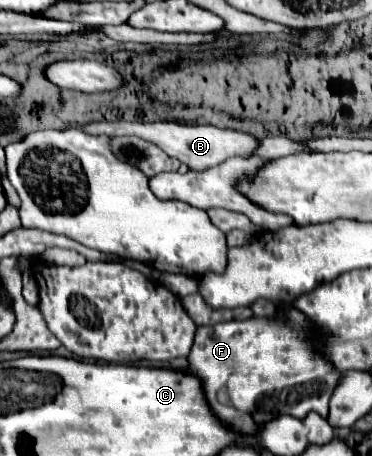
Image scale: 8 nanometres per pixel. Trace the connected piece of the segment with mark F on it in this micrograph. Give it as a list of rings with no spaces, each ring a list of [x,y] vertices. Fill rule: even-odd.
[[[291,307],[283,309],[277,317],[271,319],[251,317],[245,321],[219,323],[215,327],[197,327],[195,343],[187,361],[189,365],[185,371],[195,373],[195,377],[203,381],[203,391],[207,397],[207,405],[211,405],[211,411],[221,417],[221,421],[227,421],[227,425],[231,425],[235,433],[251,437],[259,433],[259,425],[275,419],[277,415],[291,415],[303,419],[309,411],[315,411],[327,419],[327,403],[341,377],[341,373],[335,371],[325,357],[313,351],[307,319],[303,317],[303,313]],[[219,389],[225,393],[225,397],[219,395]]]

